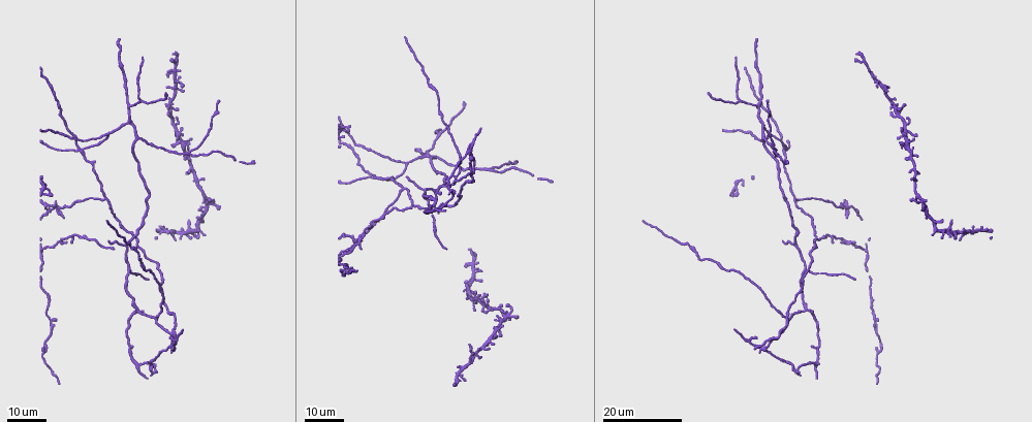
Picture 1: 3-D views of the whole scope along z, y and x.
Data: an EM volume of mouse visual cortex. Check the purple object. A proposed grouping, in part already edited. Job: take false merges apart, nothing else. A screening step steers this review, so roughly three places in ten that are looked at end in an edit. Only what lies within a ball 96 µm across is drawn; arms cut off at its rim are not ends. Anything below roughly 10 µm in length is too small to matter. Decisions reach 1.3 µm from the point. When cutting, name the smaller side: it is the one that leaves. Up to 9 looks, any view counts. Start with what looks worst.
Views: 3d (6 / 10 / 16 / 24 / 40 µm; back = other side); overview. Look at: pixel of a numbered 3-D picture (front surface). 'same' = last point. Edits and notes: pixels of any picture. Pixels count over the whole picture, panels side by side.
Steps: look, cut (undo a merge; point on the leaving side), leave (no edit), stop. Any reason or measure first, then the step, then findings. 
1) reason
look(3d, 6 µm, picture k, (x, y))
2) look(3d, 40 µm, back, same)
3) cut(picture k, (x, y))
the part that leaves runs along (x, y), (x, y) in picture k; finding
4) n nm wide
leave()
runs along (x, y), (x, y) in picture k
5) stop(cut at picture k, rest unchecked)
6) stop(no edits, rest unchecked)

four arms meet
look(3d, 24 µm, picture 1, (80, 151))

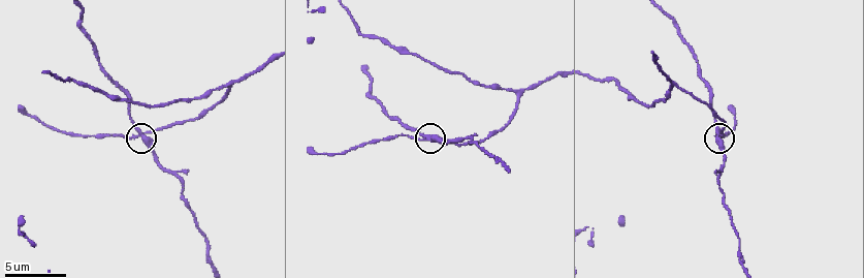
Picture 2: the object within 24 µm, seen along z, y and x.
closer look
look(3d, 6 µm, picture 2, (145, 140))

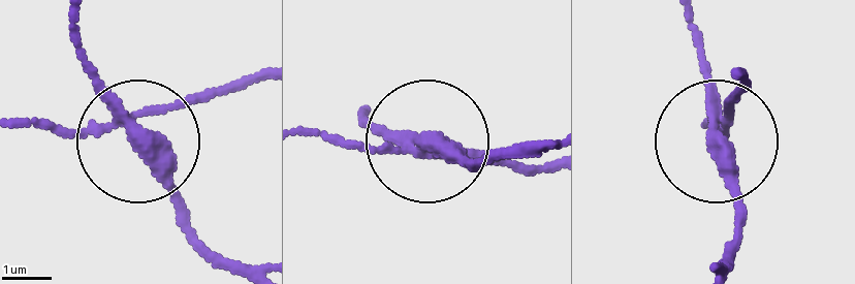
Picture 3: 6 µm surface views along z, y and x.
cut(picture 3, (170, 168))
the part that leaves runs along (122, 120), (180, 215), (241, 269) in picture 3; two neurons meet here

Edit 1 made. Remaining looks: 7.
three-way junction
look(3d, 16 µm, picture 1, (487, 169))

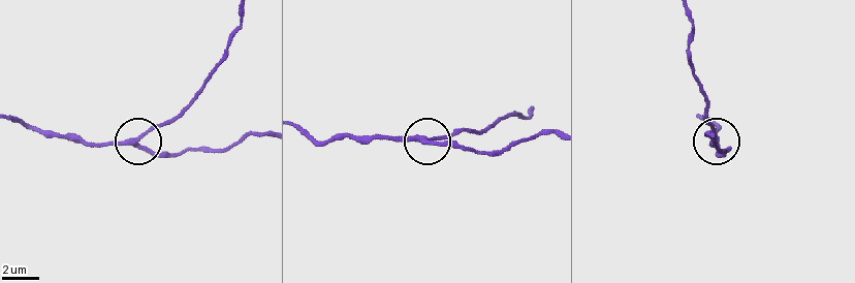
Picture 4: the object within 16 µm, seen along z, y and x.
look(3d, 6 µm, picture 4, (138, 145))

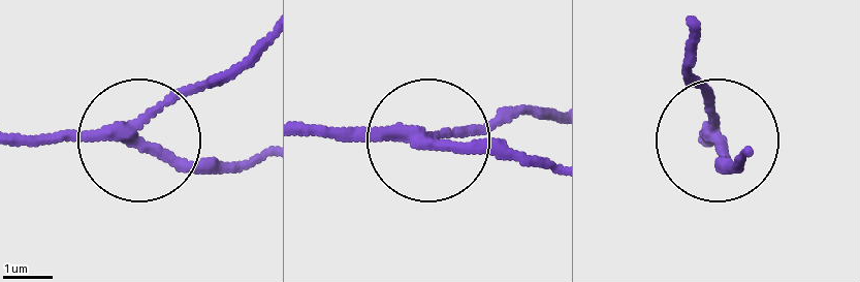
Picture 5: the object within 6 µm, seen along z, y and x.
leave()
runs along (21, 136), (131, 136), (263, 42) in picture 5; all the same neuron

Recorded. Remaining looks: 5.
small branch off a trunk
look(3d, 24 µm, picture 1, (138, 139))

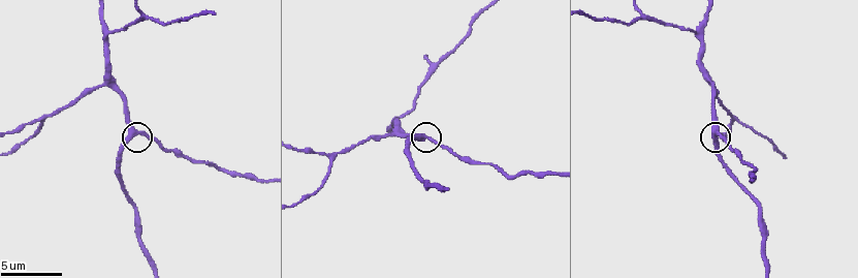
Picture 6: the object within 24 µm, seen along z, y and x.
zoom in
look(3d, 6 µm, picture 6, (425, 136))

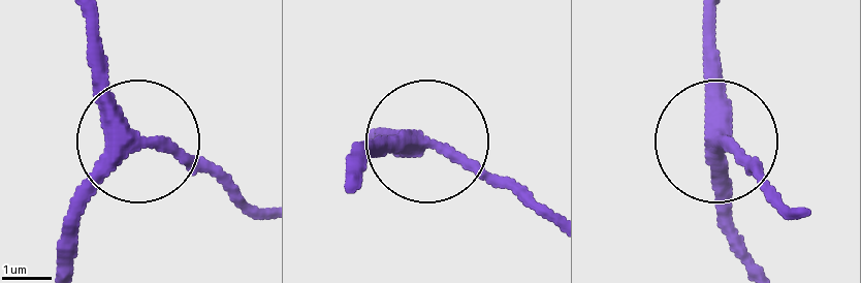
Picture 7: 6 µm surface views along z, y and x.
3 arms
leave()
continuous, no second neuron

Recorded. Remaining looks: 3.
three-way junction
look(3d, 16 µm, picture 6, (736, 121))

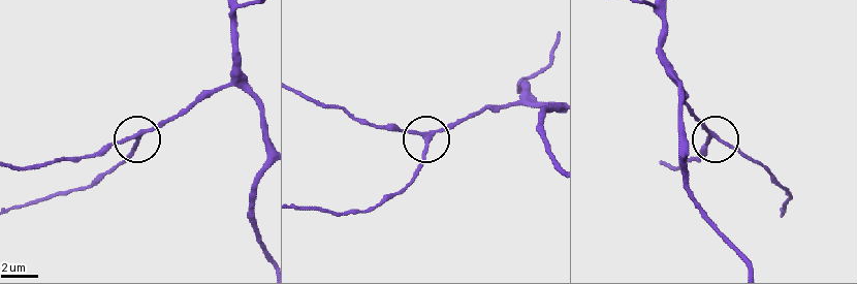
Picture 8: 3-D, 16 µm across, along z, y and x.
look(3d, 16 µm, back, picture 8, (137, 139))

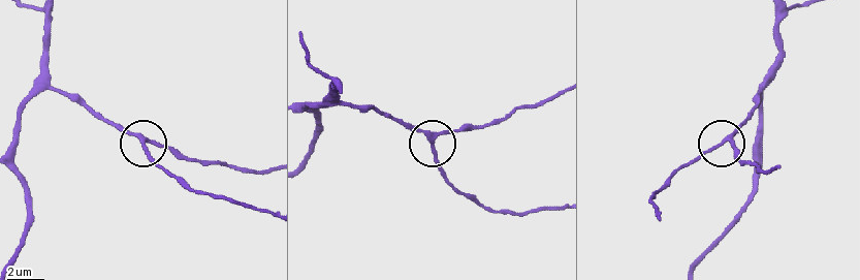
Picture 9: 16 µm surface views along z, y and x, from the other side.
3 arms
leave()
runs along (16, 120), (28, 101), (56, 88), (134, 134), (156, 165) in picture 9; continuous, no second neuron

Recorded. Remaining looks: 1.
stop(cut at picture 3, rest unchecked)

